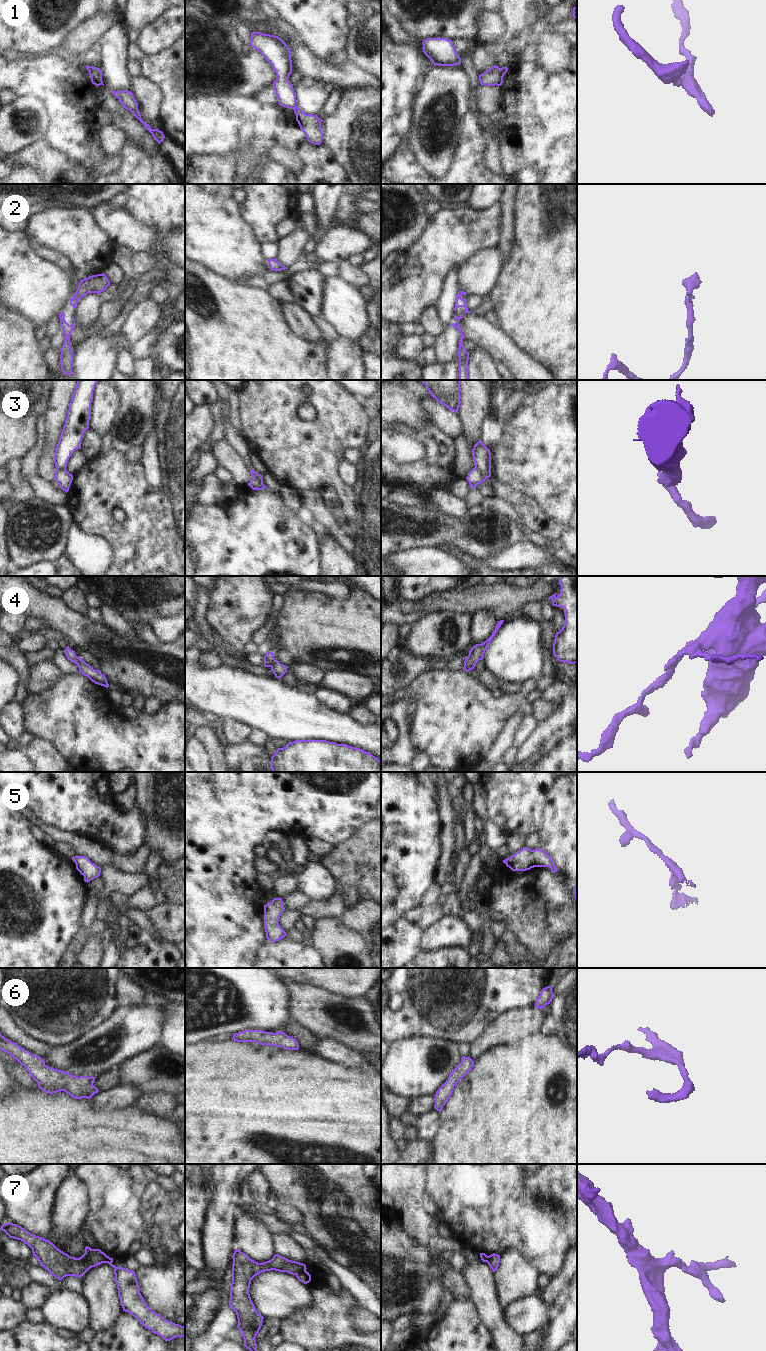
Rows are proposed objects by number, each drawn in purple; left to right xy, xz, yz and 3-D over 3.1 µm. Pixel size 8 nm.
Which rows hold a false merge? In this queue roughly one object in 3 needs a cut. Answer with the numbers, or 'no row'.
1, 3, 4, 7

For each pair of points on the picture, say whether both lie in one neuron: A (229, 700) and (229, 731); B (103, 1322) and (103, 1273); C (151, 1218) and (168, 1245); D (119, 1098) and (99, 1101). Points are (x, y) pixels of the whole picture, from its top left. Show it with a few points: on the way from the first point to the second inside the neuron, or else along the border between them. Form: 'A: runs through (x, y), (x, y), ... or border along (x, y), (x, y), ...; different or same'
A: border along (225, 718), (234, 718), (247, 723), (251, 727); different
B: runs through (103, 1310), (103, 1285); same
C: runs through (159, 1221), (168, 1230), (168, 1237); same
D: runs through (114, 1098), (104, 1099); same

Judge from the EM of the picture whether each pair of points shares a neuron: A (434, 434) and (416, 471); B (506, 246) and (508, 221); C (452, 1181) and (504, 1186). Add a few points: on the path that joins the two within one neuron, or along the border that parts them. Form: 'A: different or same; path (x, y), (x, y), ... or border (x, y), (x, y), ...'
A: same; path (434, 444), (434, 455), (426, 463)
B: same; path (507, 240), (507, 227)
C: same; path (465, 1181), (475, 1181), (480, 1186), (491, 1186)

